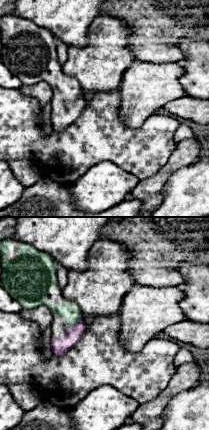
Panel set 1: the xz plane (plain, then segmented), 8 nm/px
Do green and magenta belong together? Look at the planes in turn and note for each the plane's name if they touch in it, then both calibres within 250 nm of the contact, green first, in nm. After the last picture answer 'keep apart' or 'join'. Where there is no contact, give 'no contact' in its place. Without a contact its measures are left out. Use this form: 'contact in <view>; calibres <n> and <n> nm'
contact in xz; calibres 150 and 130 nm

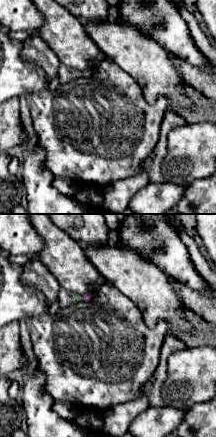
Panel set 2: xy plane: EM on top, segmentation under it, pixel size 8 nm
contact in xy; calibres 60 and 70 nm

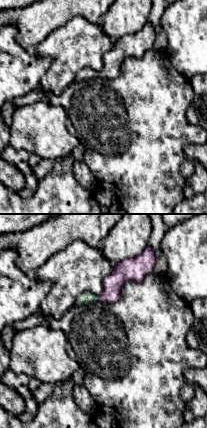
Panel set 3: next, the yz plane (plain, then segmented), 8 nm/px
contact in yz; calibres 90 and 160 nm

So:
join

